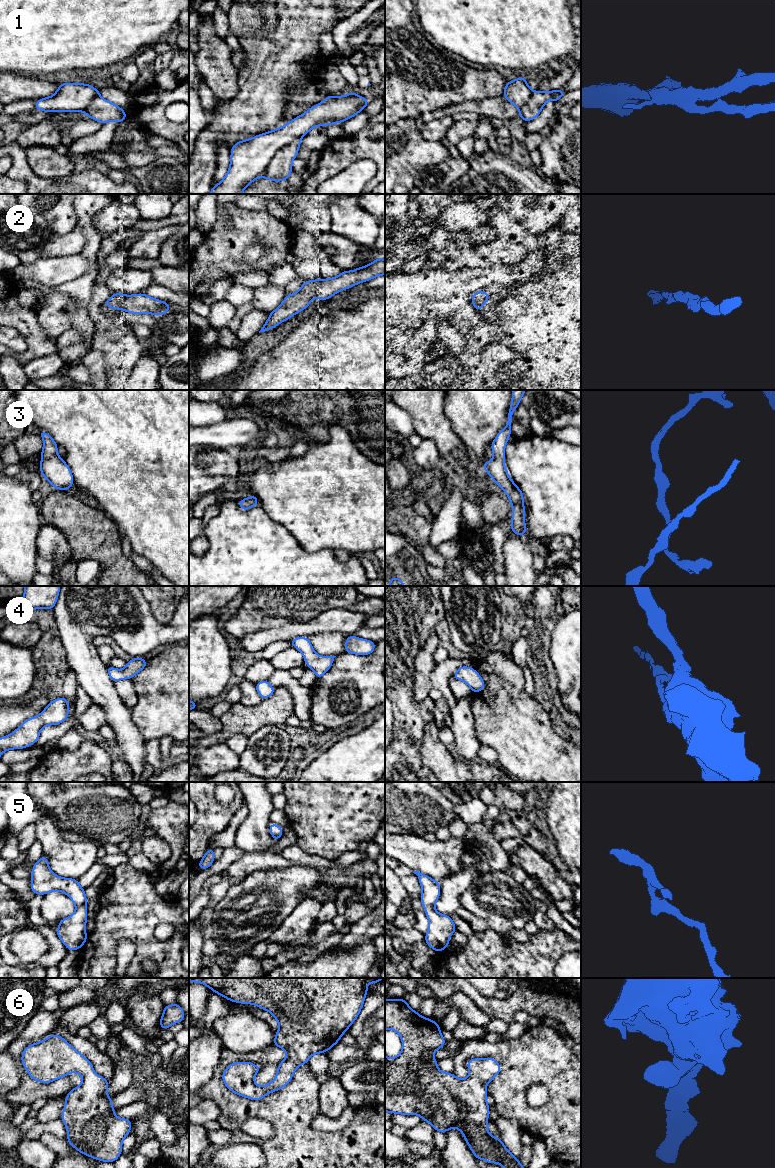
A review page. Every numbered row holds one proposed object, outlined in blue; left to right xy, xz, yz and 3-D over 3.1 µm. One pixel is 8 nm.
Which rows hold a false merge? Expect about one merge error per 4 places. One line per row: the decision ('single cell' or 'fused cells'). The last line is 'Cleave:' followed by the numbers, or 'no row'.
1: fused cells
2: single cell
3: single cell
4: single cell
5: single cell
6: single cell
Cleave: 1

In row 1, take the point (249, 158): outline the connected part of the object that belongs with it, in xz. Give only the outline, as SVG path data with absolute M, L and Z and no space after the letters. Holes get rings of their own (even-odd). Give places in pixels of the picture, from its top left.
M352 91L347 96L327 95L323 102L283 127L235 143L227 174L209 194L241 194L250 183L263 176L273 156L283 147L305 136L315 126L329 126L352 118L369 102Z

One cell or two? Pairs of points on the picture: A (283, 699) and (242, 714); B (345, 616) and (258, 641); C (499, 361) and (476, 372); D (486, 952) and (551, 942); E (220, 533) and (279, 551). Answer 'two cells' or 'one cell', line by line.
A: one cell
B: one cell
C: two cells
D: one cell
E: one cell

